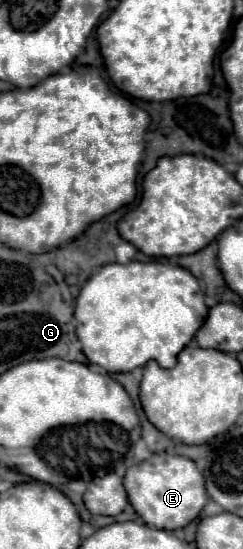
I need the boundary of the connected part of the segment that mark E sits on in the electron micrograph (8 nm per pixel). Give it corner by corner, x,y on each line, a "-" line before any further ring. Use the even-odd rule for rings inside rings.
152,454
140,466
132,466
124,476
124,488
128,492
130,504
134,506
136,514
154,528
162,530
178,530
188,526
192,520
198,518
202,508
208,502
204,476
198,466
184,456
172,454

